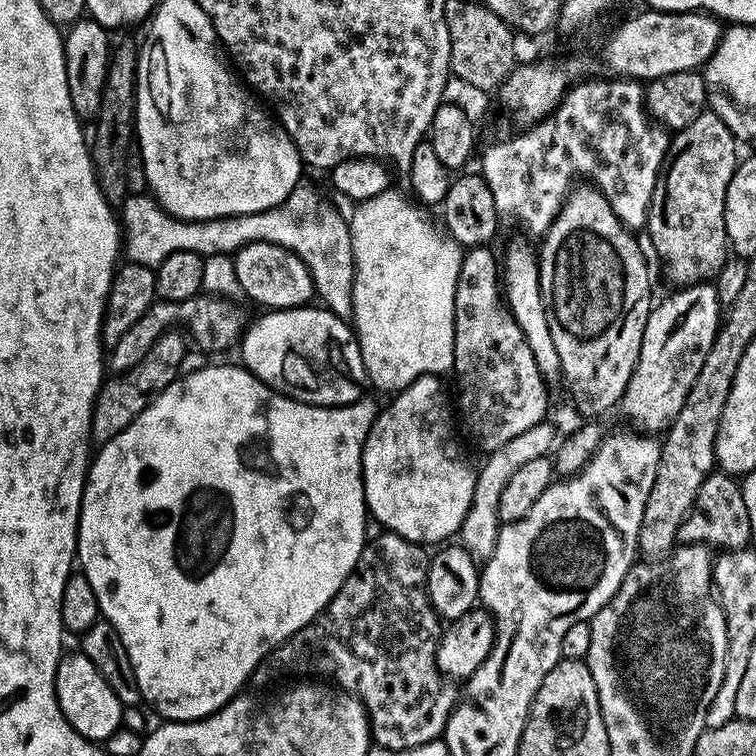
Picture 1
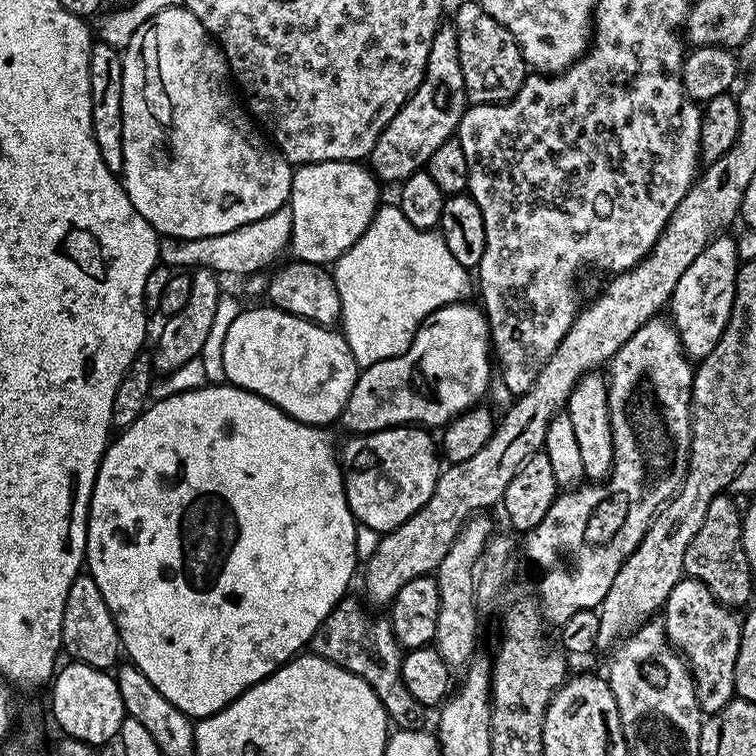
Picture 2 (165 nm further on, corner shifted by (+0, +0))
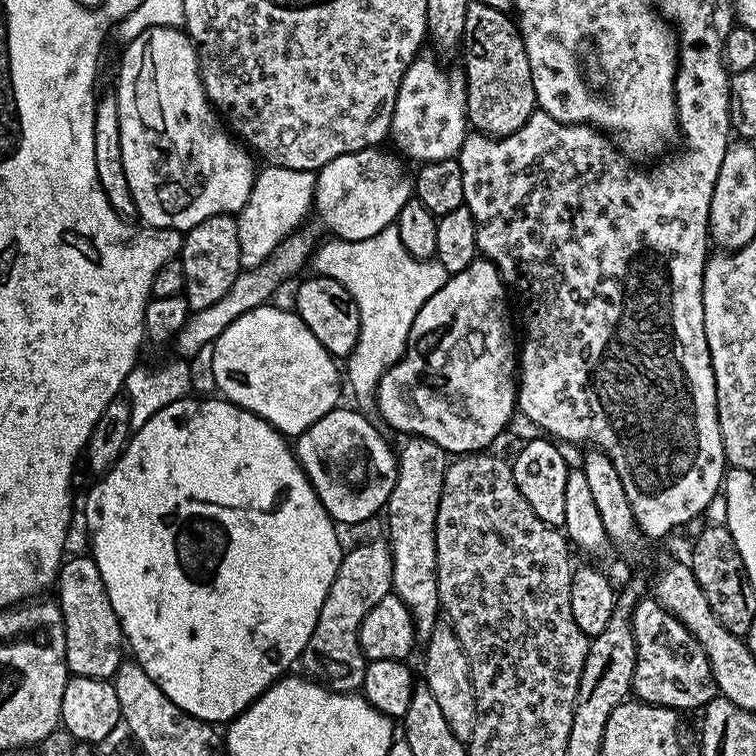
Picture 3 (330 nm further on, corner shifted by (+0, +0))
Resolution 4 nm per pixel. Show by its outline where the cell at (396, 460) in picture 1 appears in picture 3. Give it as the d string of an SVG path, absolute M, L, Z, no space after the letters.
M337 406L330 414L318 418L301 436L295 437L294 455L300 467L314 486L324 509L331 514L337 525L360 524L371 516L378 517L385 511L385 504L394 490L397 476L397 453L392 452L384 436L363 416L352 408Z

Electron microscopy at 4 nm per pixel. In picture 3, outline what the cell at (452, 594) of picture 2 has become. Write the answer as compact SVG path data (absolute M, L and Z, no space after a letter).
M447 622L436 623L432 636L426 641L426 647L428 649L424 652L423 683L428 685L430 694L434 694L434 699L438 701L446 723L450 730L454 730L454 738L466 742L474 734L476 721L476 699L466 654Z

